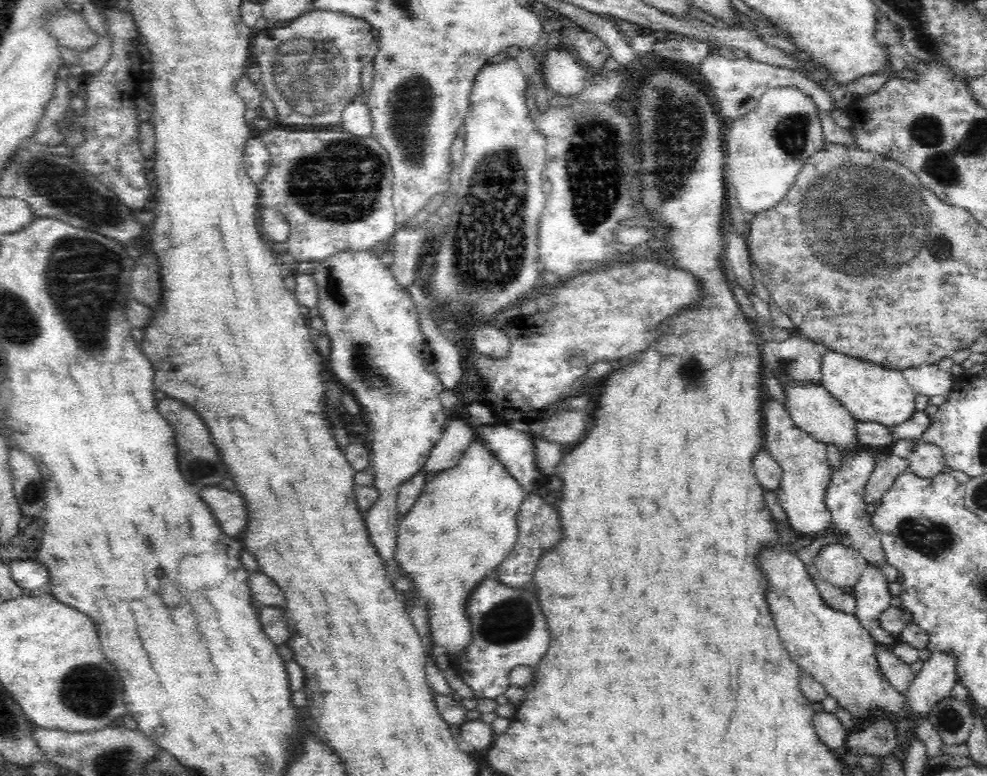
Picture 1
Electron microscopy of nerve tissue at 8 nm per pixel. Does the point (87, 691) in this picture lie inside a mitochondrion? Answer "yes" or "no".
yes

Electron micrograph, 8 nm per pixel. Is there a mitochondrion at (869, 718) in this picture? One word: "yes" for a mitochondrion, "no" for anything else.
no

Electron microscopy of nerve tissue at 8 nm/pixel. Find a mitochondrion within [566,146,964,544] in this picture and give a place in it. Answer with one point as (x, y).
(861, 218)

